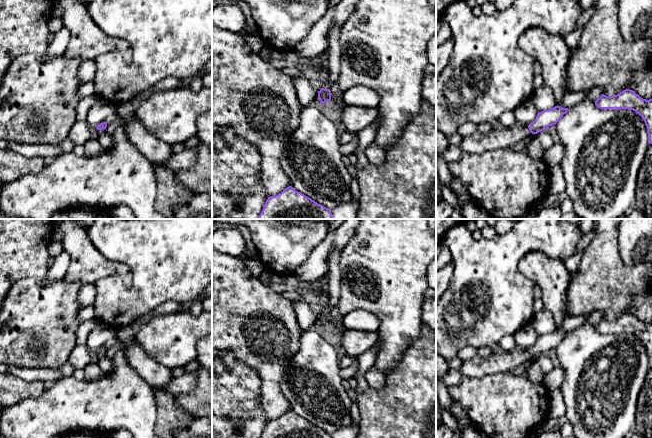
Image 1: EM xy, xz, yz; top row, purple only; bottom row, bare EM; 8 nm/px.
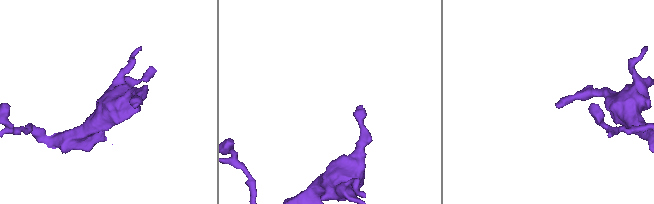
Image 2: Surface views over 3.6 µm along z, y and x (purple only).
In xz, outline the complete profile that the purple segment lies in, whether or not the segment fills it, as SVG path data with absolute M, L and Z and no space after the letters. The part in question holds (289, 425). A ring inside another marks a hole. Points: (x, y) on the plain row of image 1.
M292 410L266 424L260 438L332 438L331 434L318 428Z

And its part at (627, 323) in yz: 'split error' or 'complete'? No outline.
complete

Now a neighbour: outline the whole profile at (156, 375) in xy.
M129 326L116 328L115 340L126 351L128 363L141 375L153 390L166 390L173 378L171 369L167 368L146 354L136 339L137 333Z

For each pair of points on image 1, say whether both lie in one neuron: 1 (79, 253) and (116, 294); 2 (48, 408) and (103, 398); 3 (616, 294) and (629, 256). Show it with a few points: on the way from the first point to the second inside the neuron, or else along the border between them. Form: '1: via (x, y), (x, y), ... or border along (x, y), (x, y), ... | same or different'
1: border along (93, 282), (109, 275), (118, 275), (125, 284) | different
2: via (62, 408), (68, 404), (84, 404), (89, 400) | same
3: border along (617, 242), (620, 258), (627, 265), (641, 263) | different

